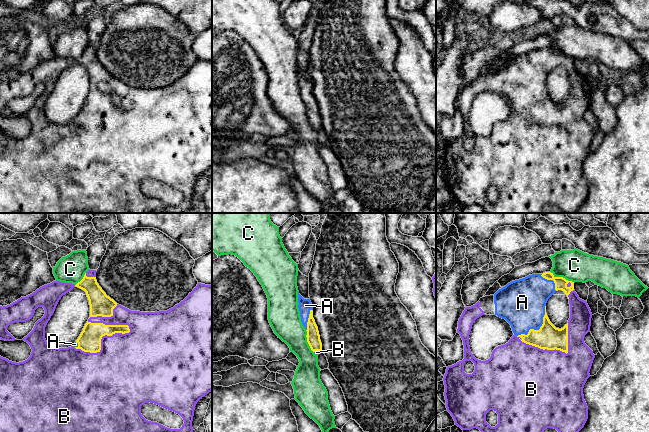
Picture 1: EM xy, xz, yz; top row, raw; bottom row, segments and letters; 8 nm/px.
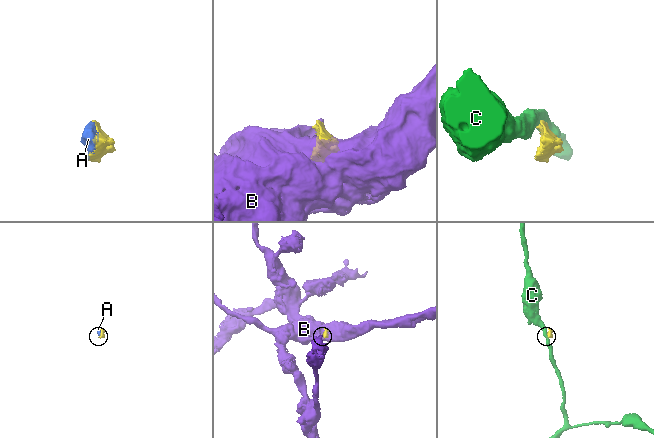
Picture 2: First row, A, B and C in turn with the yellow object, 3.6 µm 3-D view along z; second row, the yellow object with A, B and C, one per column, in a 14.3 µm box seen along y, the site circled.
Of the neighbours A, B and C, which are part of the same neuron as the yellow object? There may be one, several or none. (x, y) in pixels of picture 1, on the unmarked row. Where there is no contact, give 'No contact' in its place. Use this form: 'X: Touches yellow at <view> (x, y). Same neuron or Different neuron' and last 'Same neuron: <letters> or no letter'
A: Touches yellow at yz (540, 104). Same neuron
B: Touches yellow at xy (100, 116). Same neuron
C: Touches yellow at yz (562, 53). Different neuron
Same neuron: A, B

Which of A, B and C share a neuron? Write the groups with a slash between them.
A B / C

